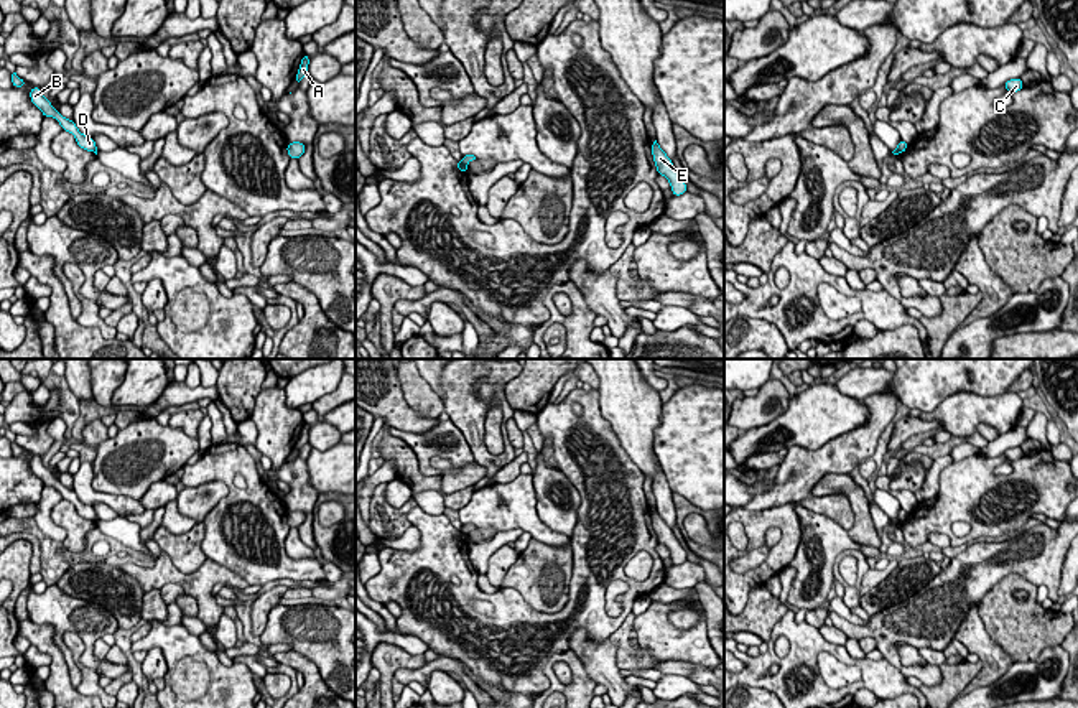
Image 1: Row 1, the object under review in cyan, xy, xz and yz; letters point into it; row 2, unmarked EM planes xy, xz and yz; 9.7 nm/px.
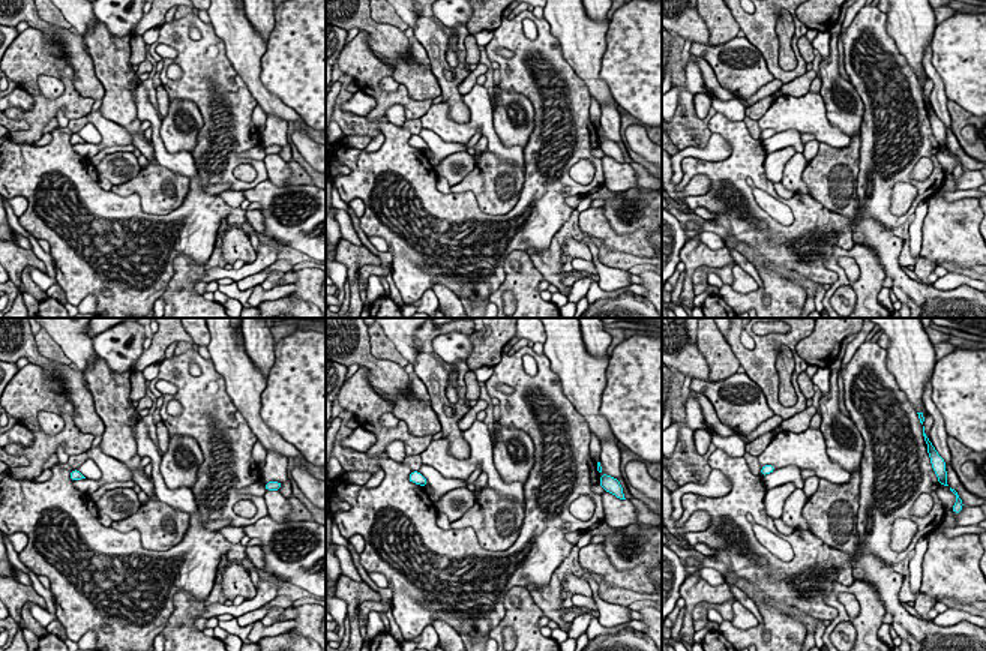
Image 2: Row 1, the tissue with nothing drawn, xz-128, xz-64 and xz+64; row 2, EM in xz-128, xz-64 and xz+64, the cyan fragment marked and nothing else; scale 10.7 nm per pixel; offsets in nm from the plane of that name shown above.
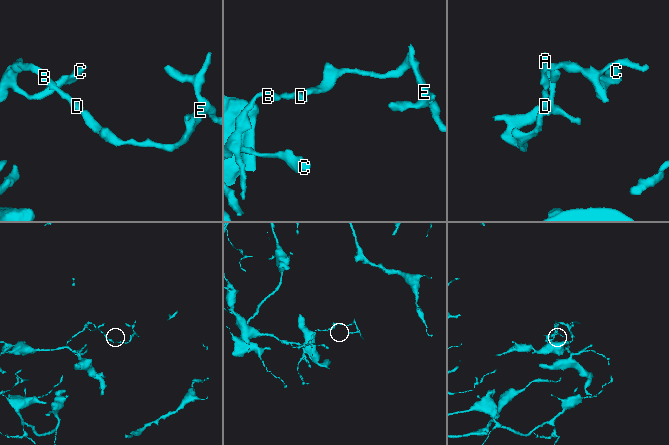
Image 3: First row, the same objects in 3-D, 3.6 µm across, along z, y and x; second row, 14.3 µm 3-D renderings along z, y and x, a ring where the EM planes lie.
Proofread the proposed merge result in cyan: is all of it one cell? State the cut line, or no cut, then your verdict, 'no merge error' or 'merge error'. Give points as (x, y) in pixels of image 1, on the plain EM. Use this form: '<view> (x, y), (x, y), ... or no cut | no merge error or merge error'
xz (460, 530), (464, 534) | merge error

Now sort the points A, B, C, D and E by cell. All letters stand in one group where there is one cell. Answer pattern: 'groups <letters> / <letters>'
groups A E / B C D

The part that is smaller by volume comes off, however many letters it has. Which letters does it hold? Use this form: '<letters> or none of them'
A, E

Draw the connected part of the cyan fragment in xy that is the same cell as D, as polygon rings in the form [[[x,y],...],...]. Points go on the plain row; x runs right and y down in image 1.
[[[33,456],[30,459],[30,468],[31,471],[43,481],[43,486],[53,486],[59,491],[59,494],[63,496],[63,499],[72,502],[76,505],[76,510],[81,517],[87,519],[87,520],[97,520],[95,510],[92,505],[89,504],[82,504],[77,499],[77,494],[74,492],[74,489],[67,489],[66,486],[63,486],[53,474],[51,471],[43,464],[39,456]]]

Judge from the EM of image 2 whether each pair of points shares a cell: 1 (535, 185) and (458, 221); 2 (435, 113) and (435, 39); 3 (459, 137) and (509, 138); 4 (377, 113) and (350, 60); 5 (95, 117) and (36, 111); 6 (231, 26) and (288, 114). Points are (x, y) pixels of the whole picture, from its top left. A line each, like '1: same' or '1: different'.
1: same
2: different
3: different
4: same
5: different
6: same

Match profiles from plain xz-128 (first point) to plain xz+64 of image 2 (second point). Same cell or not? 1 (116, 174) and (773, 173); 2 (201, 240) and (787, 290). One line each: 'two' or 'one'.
1: two
2: two

